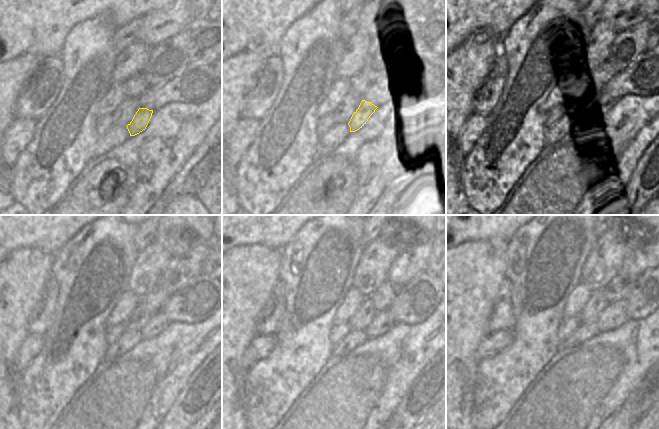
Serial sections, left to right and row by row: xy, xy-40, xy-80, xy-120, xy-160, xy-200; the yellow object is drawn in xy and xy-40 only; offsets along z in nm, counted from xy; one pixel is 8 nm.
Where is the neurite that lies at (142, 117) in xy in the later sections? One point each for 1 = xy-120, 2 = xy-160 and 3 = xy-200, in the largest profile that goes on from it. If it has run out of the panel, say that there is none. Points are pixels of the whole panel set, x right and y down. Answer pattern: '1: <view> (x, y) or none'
1: xy-120 (157, 322)
2: xy-160 (383, 321)
3: xy-200 (614, 315)

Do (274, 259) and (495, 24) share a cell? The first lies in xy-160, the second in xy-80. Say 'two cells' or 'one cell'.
two cells

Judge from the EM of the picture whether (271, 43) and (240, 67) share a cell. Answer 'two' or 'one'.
two

